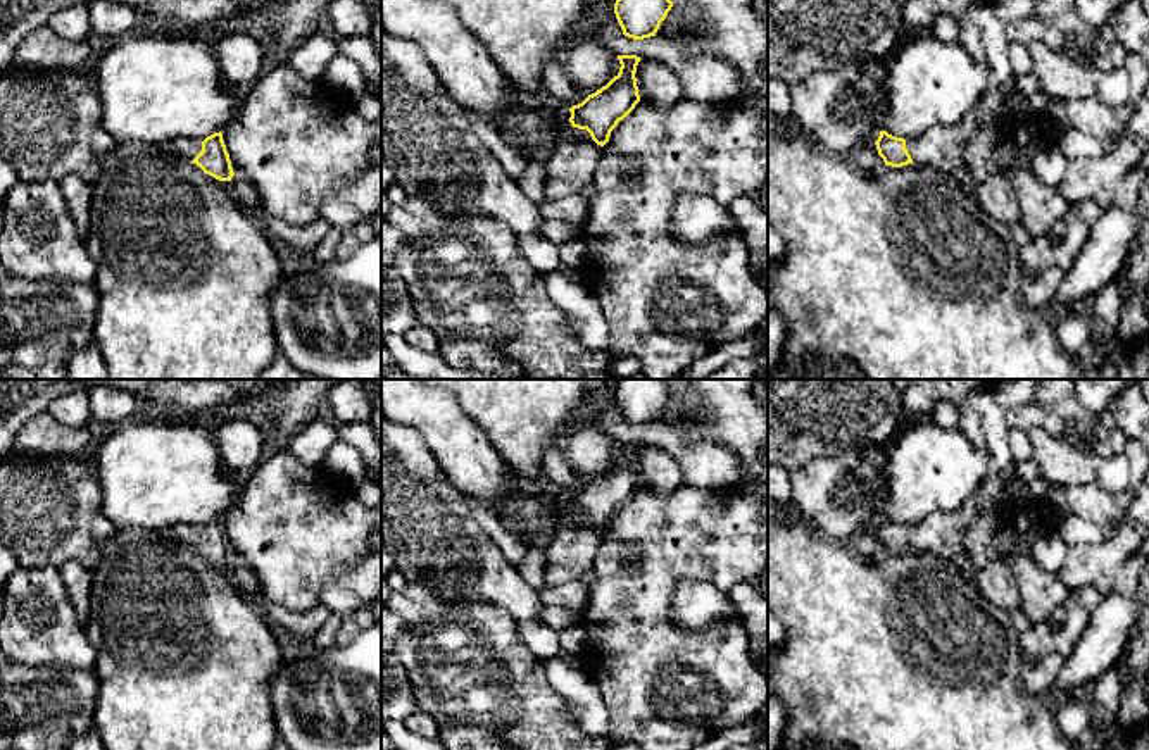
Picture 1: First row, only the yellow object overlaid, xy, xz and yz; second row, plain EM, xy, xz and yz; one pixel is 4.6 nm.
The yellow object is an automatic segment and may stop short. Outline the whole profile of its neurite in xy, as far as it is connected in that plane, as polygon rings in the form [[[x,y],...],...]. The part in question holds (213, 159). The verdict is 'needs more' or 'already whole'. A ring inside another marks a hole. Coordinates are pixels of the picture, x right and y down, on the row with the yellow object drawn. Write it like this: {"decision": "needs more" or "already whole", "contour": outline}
{"decision": "needs more", "contour": [[[221,131],[207,136],[204,141],[195,138],[178,138],[171,141],[169,147],[219,181],[231,181],[235,176]]]}

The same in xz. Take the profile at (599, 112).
{"decision": "needs more", "contour": [[[618,55],[618,59],[619,72],[569,109],[573,128],[564,133],[543,164],[547,202],[576,195],[593,183],[611,131],[640,102],[635,72],[642,59],[637,55]]]}

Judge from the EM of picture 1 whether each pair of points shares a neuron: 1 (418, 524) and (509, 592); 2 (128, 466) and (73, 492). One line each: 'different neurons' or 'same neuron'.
1: same neuron
2: different neurons

